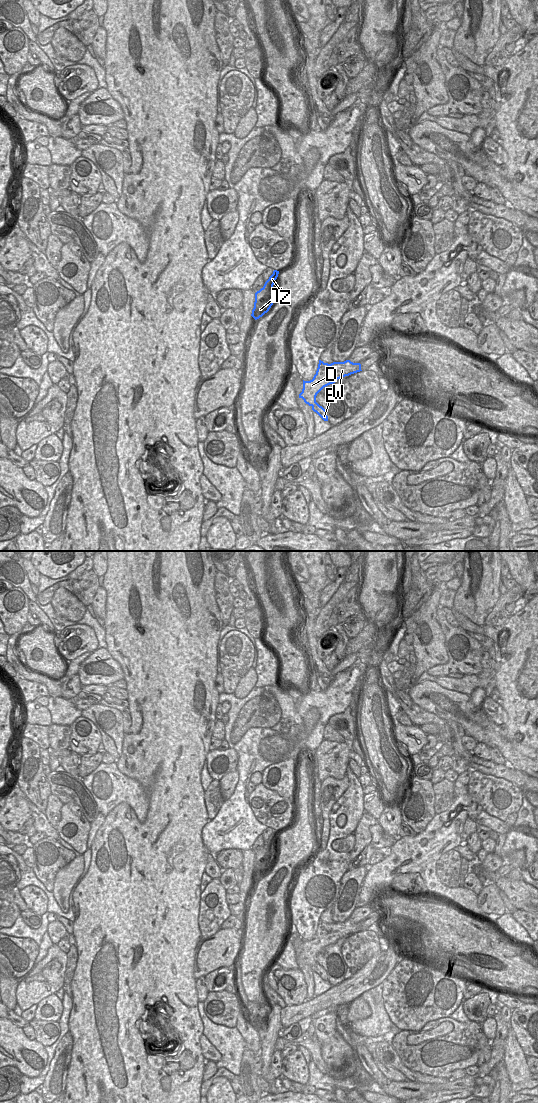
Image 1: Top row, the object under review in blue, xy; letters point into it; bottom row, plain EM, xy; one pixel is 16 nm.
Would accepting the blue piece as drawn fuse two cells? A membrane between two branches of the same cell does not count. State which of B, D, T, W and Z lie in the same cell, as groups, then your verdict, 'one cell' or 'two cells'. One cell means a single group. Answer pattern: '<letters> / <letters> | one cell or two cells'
B T Z / D W | two cells

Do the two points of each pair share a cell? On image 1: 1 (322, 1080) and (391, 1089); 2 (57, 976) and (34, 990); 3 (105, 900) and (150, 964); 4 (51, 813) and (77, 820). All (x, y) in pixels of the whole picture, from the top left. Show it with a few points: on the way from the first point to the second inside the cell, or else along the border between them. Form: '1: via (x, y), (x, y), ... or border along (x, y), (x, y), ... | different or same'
1: border along (379, 1086), (383, 1092) | different
2: via (51, 980), (40, 984) | same
3: via (121, 916), (137, 932), (137, 939), (144, 948) | same
4: border along (63, 804), (61, 819), (55, 827) | different

